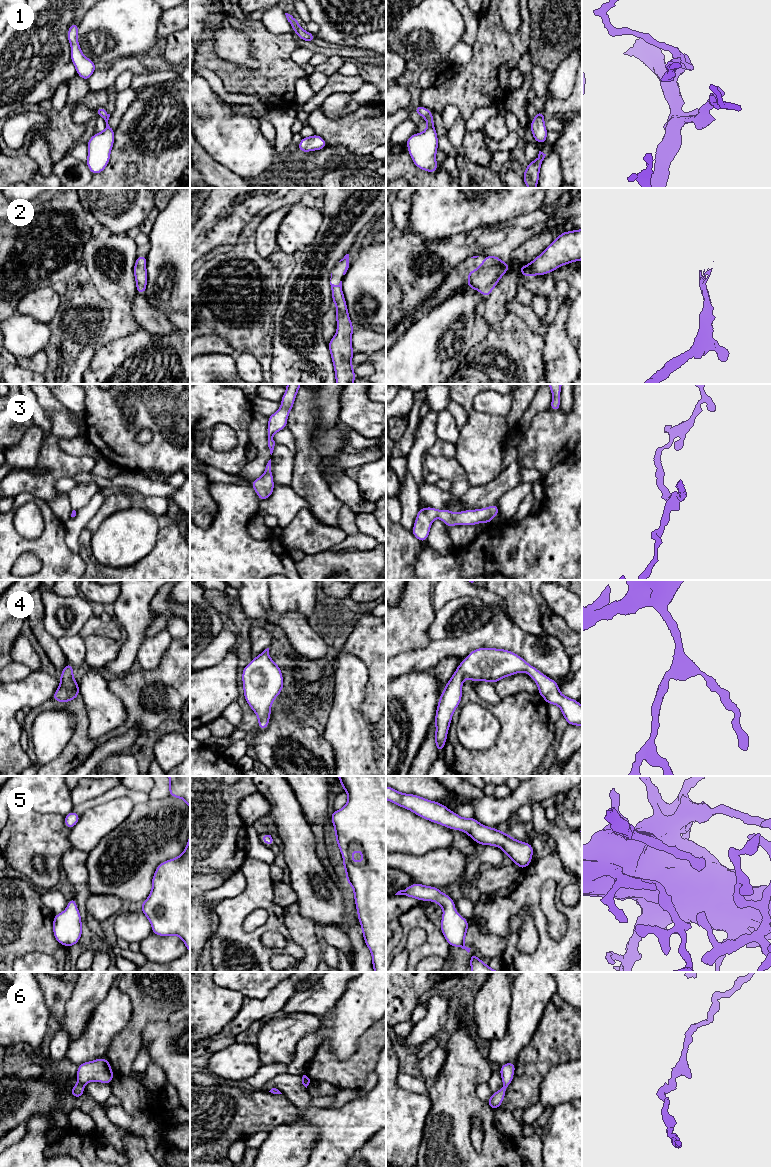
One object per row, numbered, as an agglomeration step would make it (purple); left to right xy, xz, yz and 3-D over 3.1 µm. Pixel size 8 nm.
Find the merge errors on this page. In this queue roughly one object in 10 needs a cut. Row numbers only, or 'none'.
none

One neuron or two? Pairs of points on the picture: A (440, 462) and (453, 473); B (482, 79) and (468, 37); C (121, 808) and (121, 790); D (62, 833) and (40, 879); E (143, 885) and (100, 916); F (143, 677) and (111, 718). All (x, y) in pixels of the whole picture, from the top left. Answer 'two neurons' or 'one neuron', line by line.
A: one neuron
B: two neurons
C: two neurons
D: one neuron
E: two neurons
F: two neurons

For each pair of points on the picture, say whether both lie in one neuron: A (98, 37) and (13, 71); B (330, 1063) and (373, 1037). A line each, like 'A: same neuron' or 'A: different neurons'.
A: different neurons
B: same neuron

